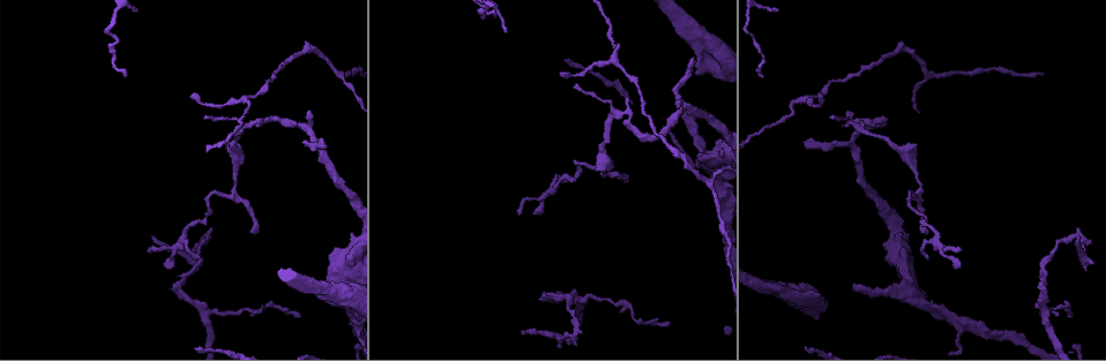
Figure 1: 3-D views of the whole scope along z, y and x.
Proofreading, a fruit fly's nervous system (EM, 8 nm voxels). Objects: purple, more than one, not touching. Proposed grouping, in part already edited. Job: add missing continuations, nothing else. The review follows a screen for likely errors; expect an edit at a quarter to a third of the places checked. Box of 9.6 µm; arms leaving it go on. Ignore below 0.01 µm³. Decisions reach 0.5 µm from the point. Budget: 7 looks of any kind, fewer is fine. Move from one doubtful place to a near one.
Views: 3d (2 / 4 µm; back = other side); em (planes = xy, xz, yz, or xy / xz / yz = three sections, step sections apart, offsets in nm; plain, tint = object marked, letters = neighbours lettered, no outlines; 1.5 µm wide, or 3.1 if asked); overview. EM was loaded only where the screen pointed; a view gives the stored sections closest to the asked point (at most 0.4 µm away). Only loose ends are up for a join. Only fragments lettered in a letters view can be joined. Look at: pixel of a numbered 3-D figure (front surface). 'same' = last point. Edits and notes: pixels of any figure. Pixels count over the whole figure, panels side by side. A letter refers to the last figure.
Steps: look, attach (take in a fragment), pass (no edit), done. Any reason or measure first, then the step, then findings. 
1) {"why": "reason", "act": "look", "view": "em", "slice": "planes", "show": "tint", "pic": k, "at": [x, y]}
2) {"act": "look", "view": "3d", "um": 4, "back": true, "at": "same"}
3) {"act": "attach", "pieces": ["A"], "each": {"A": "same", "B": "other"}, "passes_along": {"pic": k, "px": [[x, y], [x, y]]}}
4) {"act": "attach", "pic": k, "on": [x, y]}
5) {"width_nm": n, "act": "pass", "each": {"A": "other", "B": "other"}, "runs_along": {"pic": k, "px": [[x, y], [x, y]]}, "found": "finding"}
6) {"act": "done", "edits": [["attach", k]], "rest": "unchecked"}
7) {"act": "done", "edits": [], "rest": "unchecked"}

{"why": "an open end", "act": "look", "view": "3d", "um": 2, "pic": 1, "at": [323, 143]}

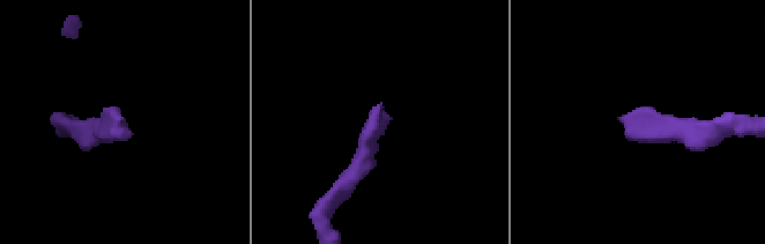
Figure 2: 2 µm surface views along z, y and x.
{"act": "look", "view": "em", "slice": "planes", "show": "letters", "pic": 2, "at": [381, 103]}

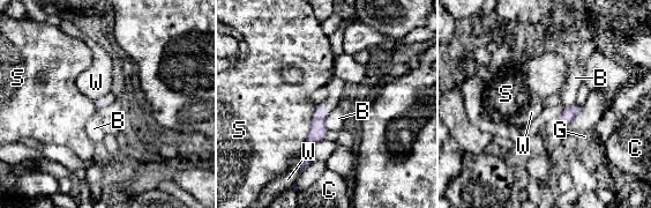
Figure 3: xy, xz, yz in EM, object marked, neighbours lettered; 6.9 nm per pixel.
{"act": "pass", "each": {"B": "other", "C": "other", "G": "other", "S": "other", "W": "other"}, "border": {"pic": 3, "px": [[575, 102], [555, 117]]}, "found": "none of them fits"}

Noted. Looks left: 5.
{"act": "look", "view": "em", "slice": "yz", "step": 8, "show": "tint", "pic": 1, "at": [560, 74]}

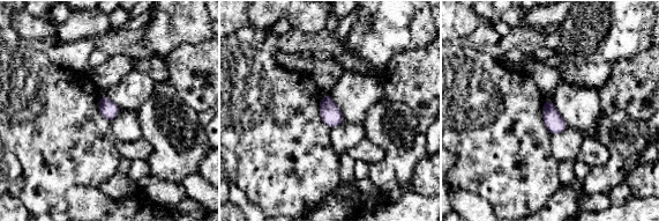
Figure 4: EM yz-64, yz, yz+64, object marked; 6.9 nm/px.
{"why": "cut it another way", "act": "look", "view": "em", "slice": "xz", "step": 8, "show": "letters", "at": "same"}

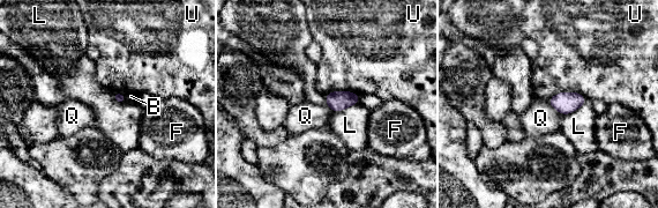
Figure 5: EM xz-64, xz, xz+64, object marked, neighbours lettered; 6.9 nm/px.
{"act": "pass", "each": {"B": "other", "F": "other", "L": "other", "Q": "other", "U": "other"}, "border": {"pic": 5, "px": [[547, 102], [561, 114]]}, "found": "none of them fits"}

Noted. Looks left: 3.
{"act": "look", "view": "3d", "um": 4, "pic": 1, "at": [137, 11]}

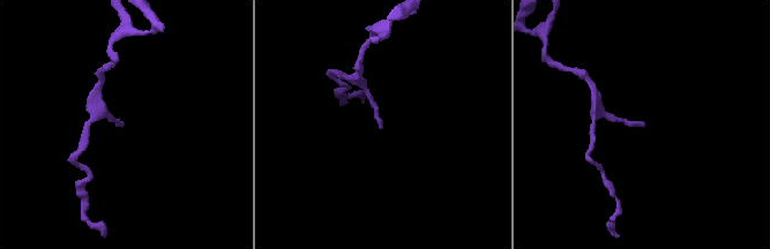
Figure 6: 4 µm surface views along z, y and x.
{"why": "need the tissue", "act": "look", "view": "em", "slice": "xy", "step": 4, "show": "letters", "pic": 6, "at": [123, 123]}

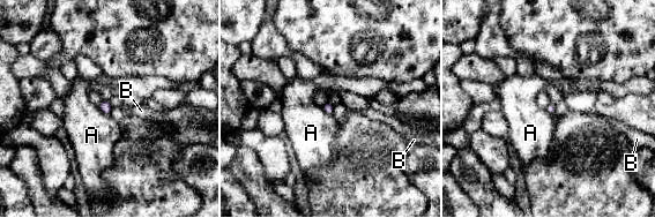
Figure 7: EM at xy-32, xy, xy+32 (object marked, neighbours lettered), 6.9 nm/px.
{"act": "look", "view": "em", "slice": "planes", "show": "letters", "at": "same"}

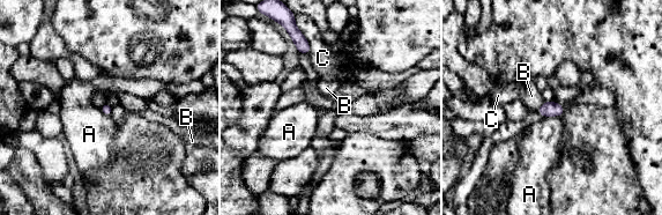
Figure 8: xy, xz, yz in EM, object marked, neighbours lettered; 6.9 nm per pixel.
{"width_nm": 80, "act": "pass", "each": {"A": "other", "B": "other", "C": "other"}, "border": {"pic": 8, "px": [[560, 115], [543, 117]]}, "found": "none of them fits"}

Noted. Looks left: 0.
{"act": "done", "edits": [], "rest": "unchecked"}

